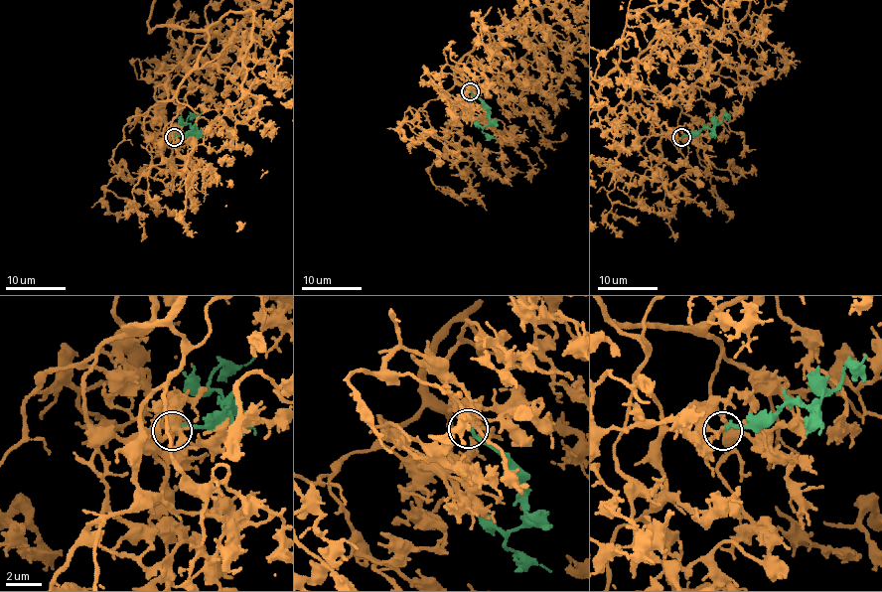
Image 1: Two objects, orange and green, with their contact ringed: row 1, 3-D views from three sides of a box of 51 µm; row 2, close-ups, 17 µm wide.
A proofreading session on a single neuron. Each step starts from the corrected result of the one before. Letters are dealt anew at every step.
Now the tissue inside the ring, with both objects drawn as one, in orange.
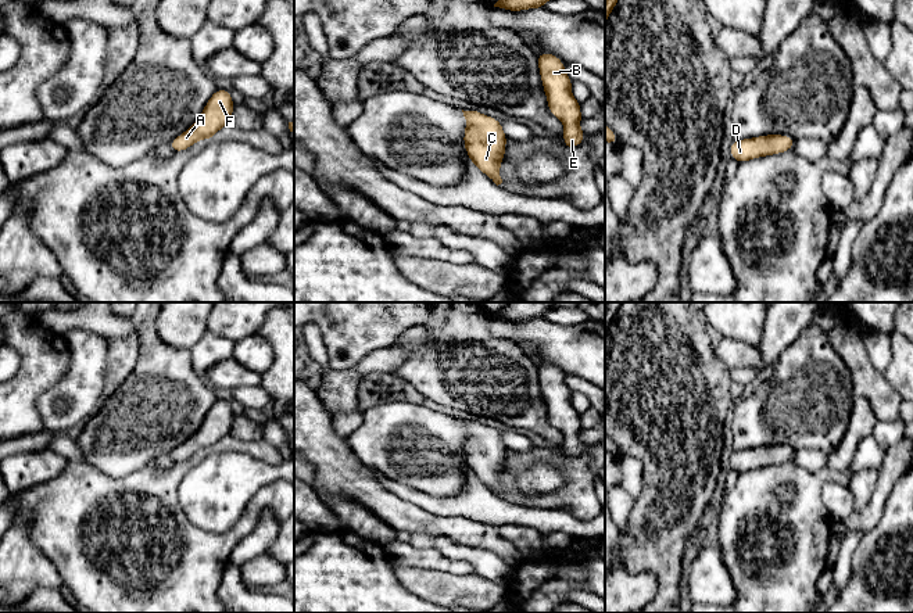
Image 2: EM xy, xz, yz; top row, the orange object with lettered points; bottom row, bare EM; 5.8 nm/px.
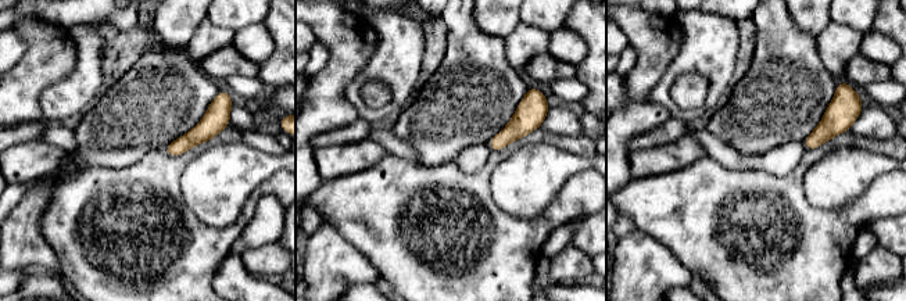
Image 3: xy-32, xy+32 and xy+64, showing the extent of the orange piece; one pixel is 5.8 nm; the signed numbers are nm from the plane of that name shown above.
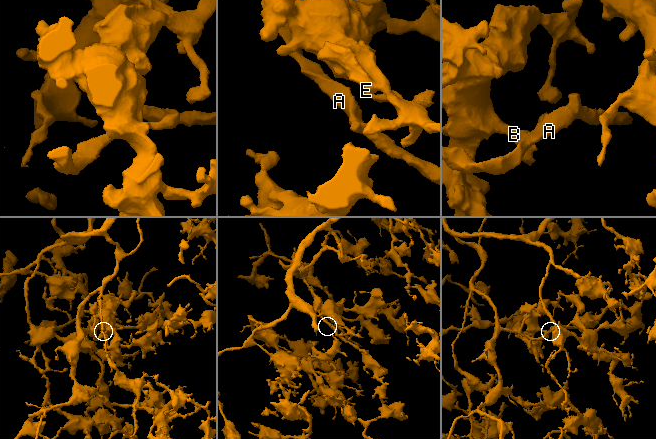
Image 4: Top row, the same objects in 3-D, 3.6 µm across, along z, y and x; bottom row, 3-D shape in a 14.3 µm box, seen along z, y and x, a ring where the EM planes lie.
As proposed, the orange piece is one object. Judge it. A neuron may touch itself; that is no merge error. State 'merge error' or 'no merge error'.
no merge error

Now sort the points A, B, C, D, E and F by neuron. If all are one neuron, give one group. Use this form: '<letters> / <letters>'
A B C D E F

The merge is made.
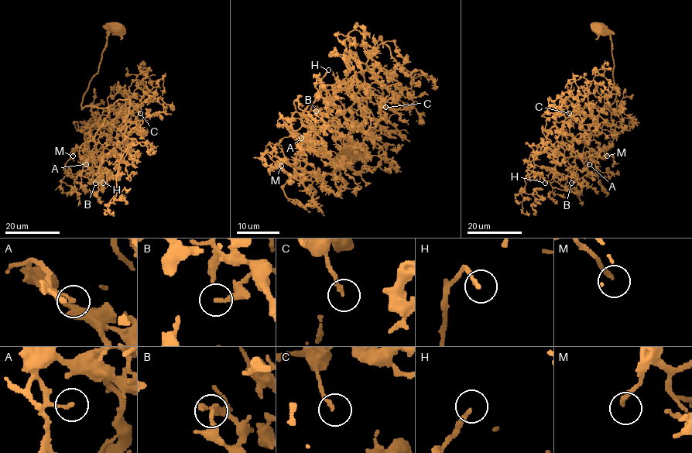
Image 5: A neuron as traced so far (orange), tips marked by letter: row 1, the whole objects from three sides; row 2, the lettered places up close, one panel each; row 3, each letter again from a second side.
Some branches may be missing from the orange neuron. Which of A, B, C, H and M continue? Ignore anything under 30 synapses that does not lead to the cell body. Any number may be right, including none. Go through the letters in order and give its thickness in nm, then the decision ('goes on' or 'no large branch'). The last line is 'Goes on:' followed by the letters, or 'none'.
A: calibre 150 nm; no large branch
B: calibre 220 nm; no large branch
C: calibre 160 nm; no large branch
H: calibre 170 nm; goes on
M: calibre 190 nm; goes on
Goes on: H, M

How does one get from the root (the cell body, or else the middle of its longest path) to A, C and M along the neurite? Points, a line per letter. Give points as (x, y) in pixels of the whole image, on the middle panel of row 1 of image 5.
A: (350, 154), (323, 176), (294, 173), (295, 156), (336, 114), (326, 97), (290, 128), (301, 138)
C: (350, 154), (337, 169), (323, 176), (298, 180), (294, 173), (295, 156), (355, 103), (374, 92), (385, 107)
M: (350, 154), (334, 172), (296, 177), (295, 156), (336, 114), (317, 97), (279, 143), (281, 166)

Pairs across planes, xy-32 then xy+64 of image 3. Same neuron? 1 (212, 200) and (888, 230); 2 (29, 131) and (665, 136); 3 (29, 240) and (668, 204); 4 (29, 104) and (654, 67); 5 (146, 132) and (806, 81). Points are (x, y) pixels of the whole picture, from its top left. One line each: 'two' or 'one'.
1: one
2: one
3: two
4: one
5: one

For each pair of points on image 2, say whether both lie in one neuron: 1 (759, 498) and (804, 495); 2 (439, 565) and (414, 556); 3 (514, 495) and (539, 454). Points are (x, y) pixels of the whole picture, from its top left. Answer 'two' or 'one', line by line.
1: one
2: one
3: one

